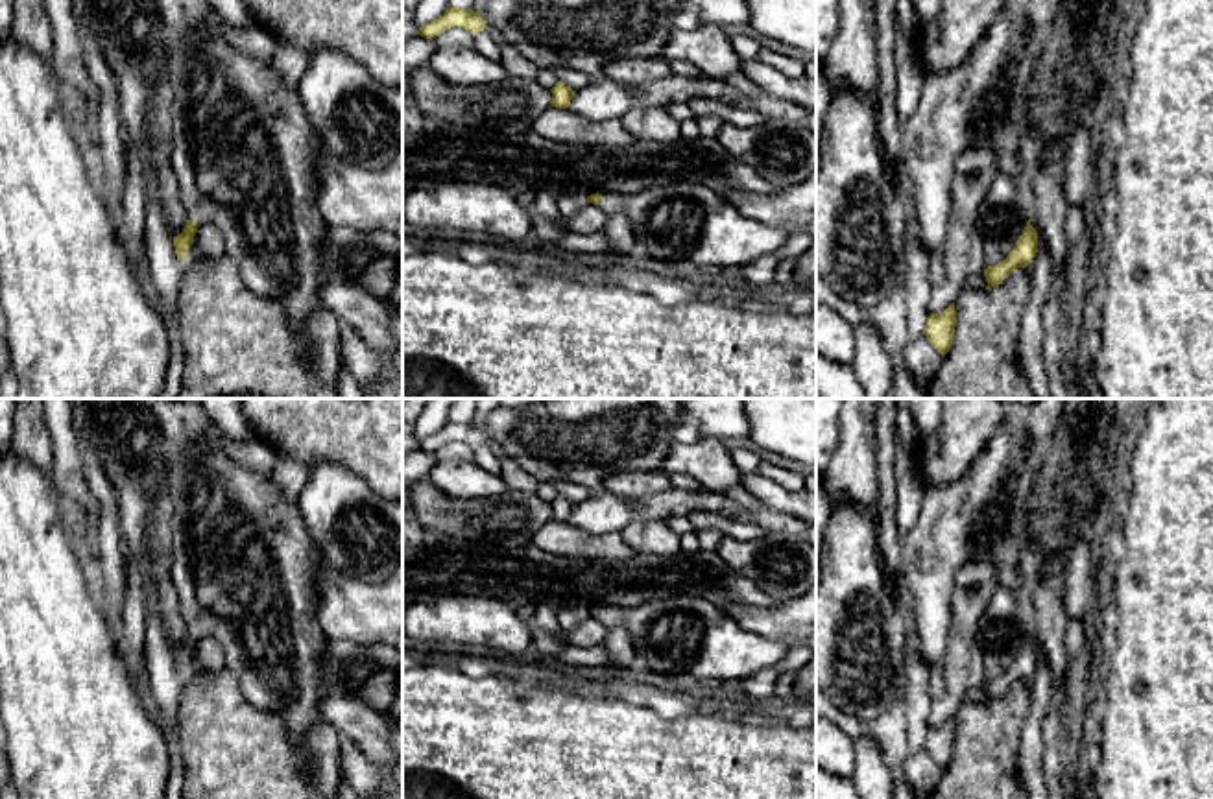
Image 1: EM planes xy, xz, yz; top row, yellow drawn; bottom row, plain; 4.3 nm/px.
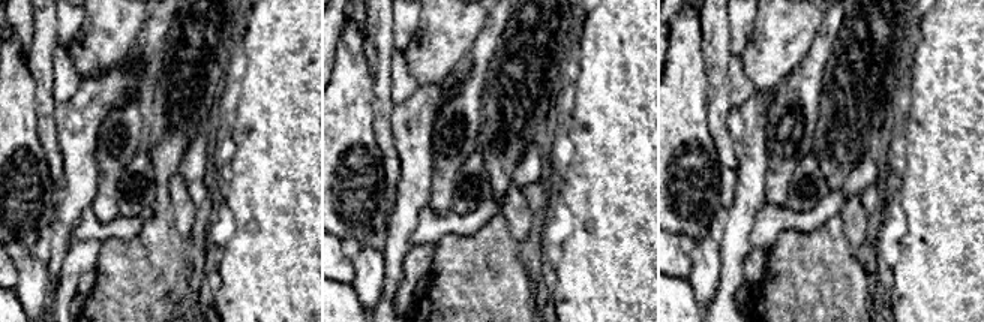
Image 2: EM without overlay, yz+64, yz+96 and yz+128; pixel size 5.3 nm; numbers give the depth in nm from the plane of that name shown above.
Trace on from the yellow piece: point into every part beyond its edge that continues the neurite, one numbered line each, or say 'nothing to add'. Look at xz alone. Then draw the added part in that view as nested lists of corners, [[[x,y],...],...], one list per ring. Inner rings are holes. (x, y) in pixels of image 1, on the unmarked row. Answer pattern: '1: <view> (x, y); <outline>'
1: xz (685, 635); [[[698,596],[607,605],[596,620],[609,629],[624,627],[648,670],[696,681],[740,683],[763,668],[775,668],[790,650],[742,629],[724,609]]]

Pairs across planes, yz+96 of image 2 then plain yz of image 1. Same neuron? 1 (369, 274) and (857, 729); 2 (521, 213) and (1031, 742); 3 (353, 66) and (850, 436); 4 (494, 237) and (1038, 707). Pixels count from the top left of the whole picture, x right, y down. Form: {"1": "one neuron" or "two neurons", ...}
{"1": "two neurons", "2": "two neurons", "3": "two neurons", "4": "two neurons"}

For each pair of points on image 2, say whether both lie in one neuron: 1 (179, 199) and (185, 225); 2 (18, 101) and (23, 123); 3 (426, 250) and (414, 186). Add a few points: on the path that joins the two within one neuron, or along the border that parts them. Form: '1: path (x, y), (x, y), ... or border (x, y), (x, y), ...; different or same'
1: path (180, 205), (182, 219); same
2: path (18, 107), (18, 117); same
3: border (414, 244), (405, 258), (402, 277); different

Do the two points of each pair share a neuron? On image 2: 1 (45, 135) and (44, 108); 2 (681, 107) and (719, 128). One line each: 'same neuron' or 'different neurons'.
1: same neuron
2: different neurons

